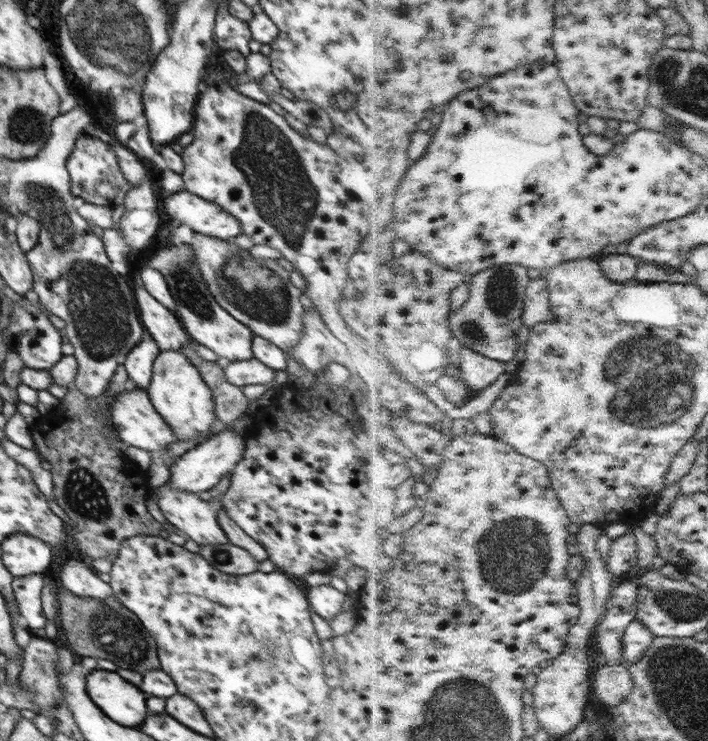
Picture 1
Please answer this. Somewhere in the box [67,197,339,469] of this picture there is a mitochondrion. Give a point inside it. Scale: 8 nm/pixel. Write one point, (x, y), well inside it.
(266, 300)

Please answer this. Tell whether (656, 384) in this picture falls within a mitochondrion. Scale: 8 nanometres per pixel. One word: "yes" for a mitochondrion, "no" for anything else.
yes

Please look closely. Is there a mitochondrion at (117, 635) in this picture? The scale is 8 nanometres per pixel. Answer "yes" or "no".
yes

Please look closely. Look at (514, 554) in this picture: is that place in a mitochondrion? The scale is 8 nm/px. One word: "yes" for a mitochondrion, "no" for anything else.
yes

